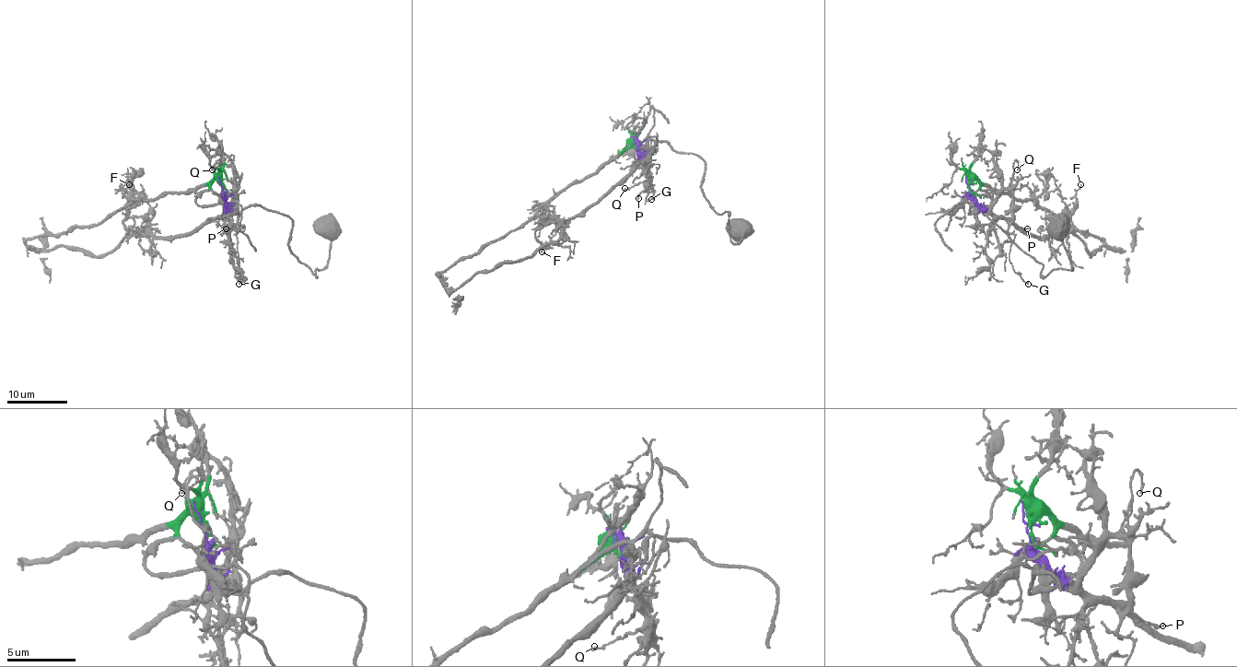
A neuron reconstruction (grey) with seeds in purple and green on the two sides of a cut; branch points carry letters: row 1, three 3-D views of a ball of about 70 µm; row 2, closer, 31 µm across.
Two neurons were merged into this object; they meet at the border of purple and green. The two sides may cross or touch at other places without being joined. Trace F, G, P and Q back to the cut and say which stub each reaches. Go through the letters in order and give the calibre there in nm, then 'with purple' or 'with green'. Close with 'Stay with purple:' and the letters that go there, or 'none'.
F: 150 nm thick; with purple
G: 140 nm thick; with purple
P: 190 nm thick; with purple
Q: 200 nm thick; with purple
Stay with purple: F, G, P, Q

